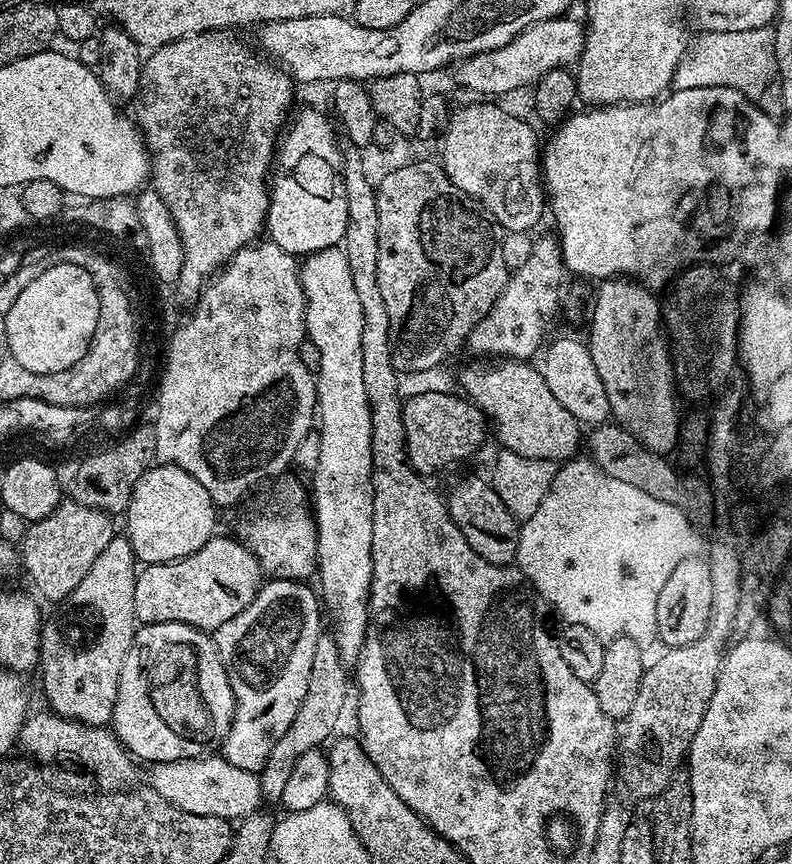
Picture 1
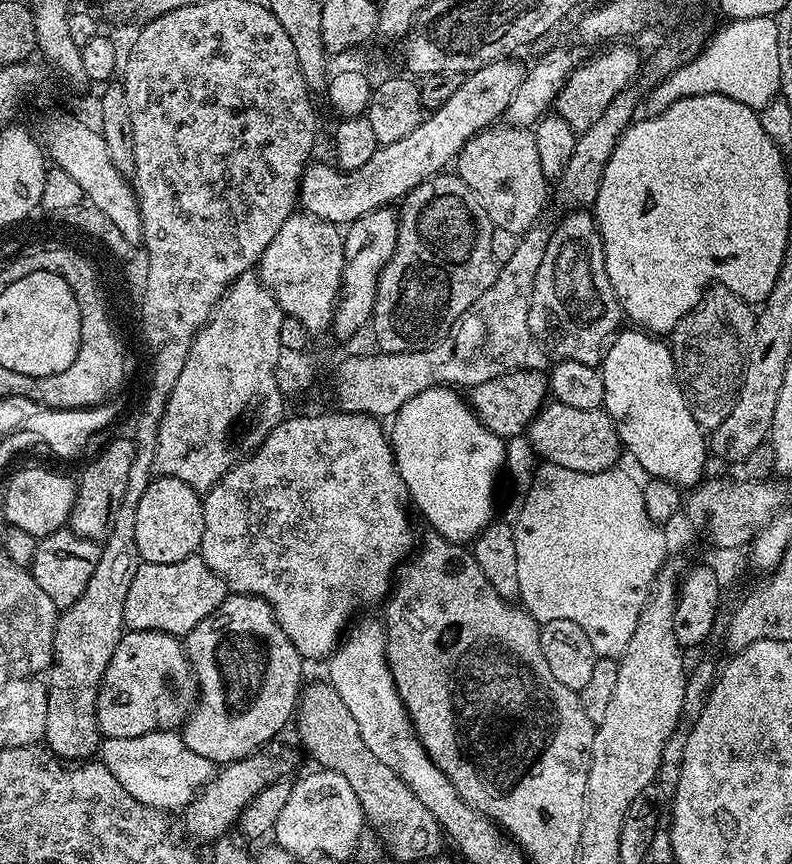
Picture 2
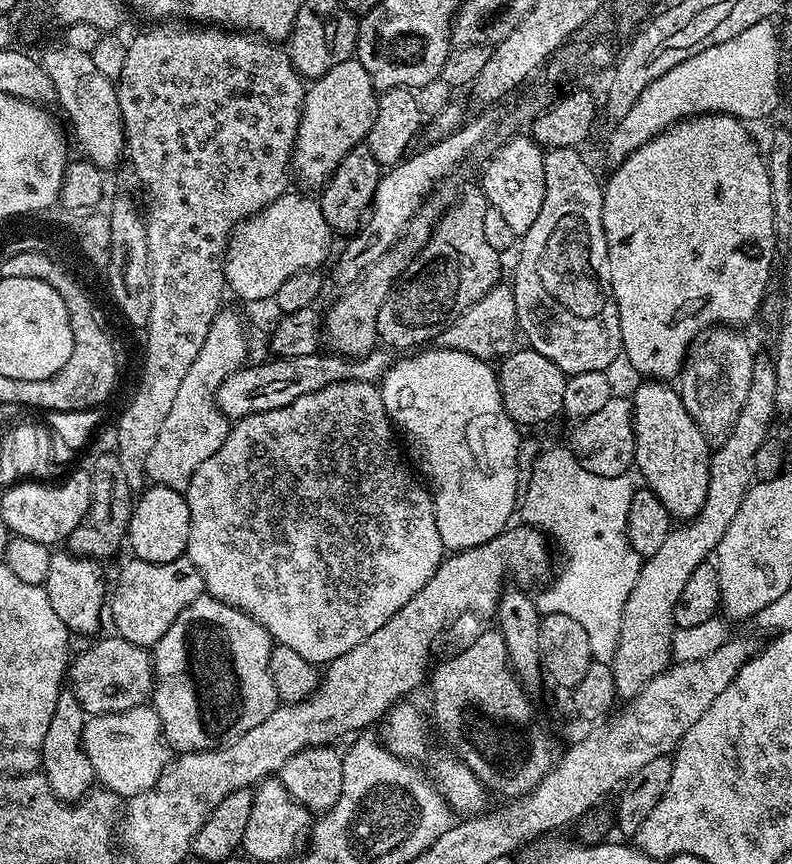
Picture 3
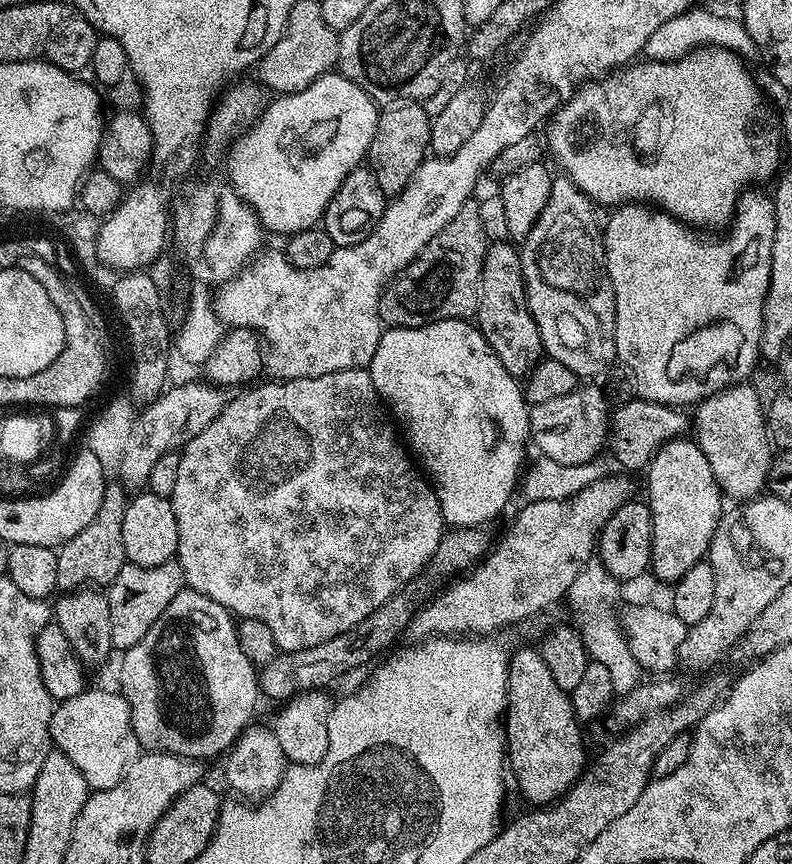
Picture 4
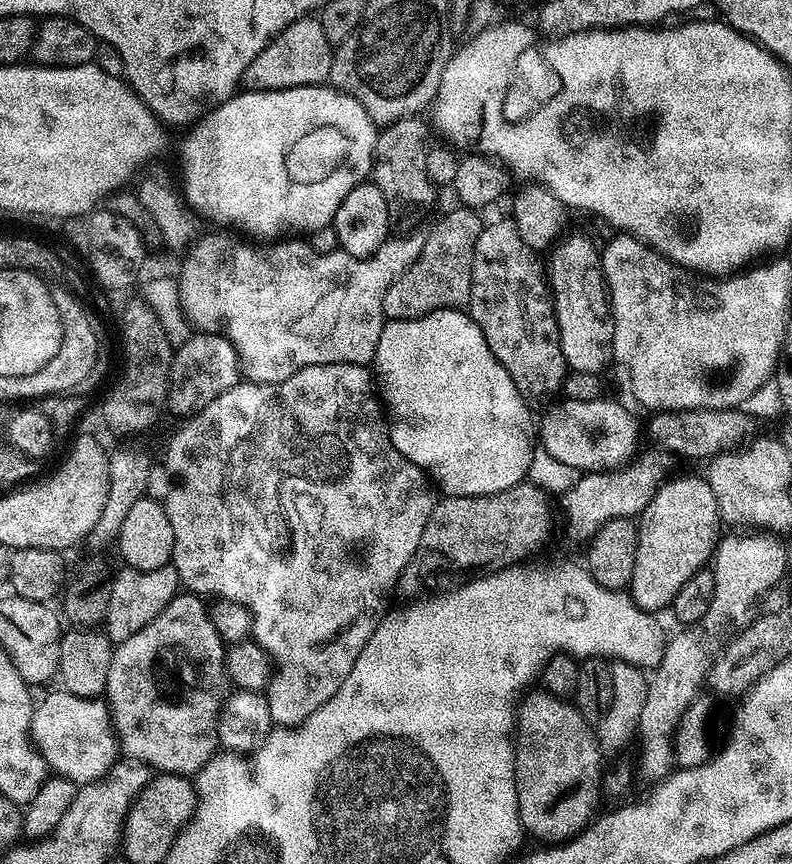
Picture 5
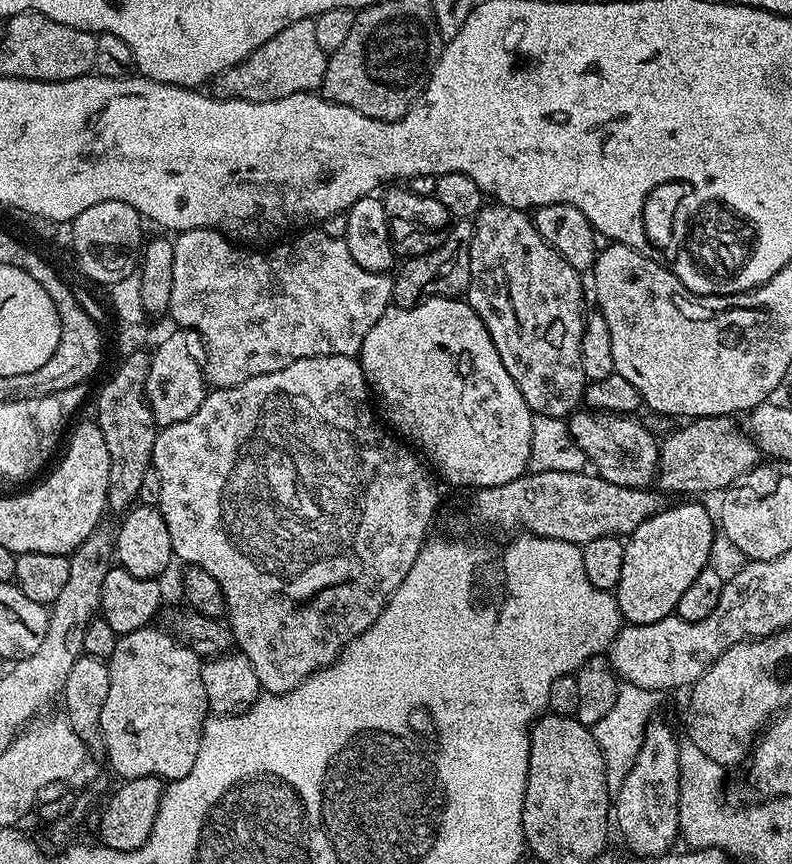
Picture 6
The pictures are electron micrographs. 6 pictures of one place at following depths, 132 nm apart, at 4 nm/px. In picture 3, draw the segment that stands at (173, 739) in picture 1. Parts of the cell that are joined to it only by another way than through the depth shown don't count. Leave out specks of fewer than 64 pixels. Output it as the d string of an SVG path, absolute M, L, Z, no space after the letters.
M109 634L105 640L97 639L95 642L97 644L92 644L89 646L85 652L75 653L74 659L67 665L66 671L66 680L67 683L70 682L70 690L72 693L78 698L78 702L82 707L84 707L85 713L88 716L101 716L102 714L110 714L111 712L125 712L126 710L130 710L131 708L137 708L142 703L145 703L152 695L152 689L154 687L154 681L152 678L152 657L150 655L149 649L147 648L139 648L138 646L134 646L134 642L126 642L126 638L122 638L121 636L115 634Z

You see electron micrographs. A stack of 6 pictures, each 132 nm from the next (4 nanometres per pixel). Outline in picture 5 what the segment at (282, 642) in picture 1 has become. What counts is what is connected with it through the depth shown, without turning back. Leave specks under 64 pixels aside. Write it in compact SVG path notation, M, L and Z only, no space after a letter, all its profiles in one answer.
M178 594L168 603L166 610L162 610L162 614L158 614L158 618L154 618L154 622L150 622L150 626L142 626L142 630L138 630L138 634L126 638L126 642L113 647L112 657L110 658L110 674L106 678L106 703L109 712L112 714L112 729L116 734L119 751L127 759L137 760L140 764L147 764L149 769L160 774L187 776L189 778L195 777L208 765L209 760L218 752L216 719L220 716L222 693L225 691L224 684L226 685L225 651L224 641L221 640L218 630L214 630L214 622L210 622L205 601L195 594Z

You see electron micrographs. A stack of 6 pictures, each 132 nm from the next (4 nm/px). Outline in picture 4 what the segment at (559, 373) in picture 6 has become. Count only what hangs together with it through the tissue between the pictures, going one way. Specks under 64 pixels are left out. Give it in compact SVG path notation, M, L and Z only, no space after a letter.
M489 243L488 253L482 266L482 282L474 323L486 338L486 342L490 342L494 354L498 354L502 366L506 366L511 376L527 377L532 367L540 363L544 347L542 338L538 334L538 326L526 302L520 253L515 243Z

